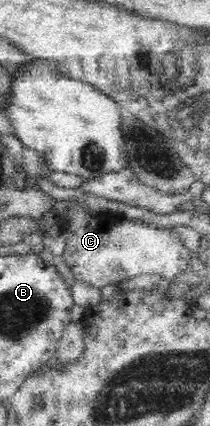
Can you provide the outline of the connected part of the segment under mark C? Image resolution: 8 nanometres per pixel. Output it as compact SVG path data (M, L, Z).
M75 195L72 196L71 199L68 200L68 208L64 208L60 213L57 214L57 218L67 219L66 224L62 226L60 235L62 239L64 239L64 262L66 262L66 266L70 270L70 273L75 277L75 280L78 282L82 282L88 286L92 287L106 287L107 285L118 285L124 280L131 280L133 277L138 275L160 275L162 279L174 279L176 275L180 275L180 273L184 273L184 269L188 267L188 261L190 261L190 257L192 257L192 253L190 249L186 247L186 244L182 242L180 239L180 234L176 232L176 230L172 228L154 228L150 224L146 224L145 222L139 219L129 219L114 213L101 213L95 214L94 212L90 212L89 208L82 208L80 205L71 205L71 200L75 199Z

